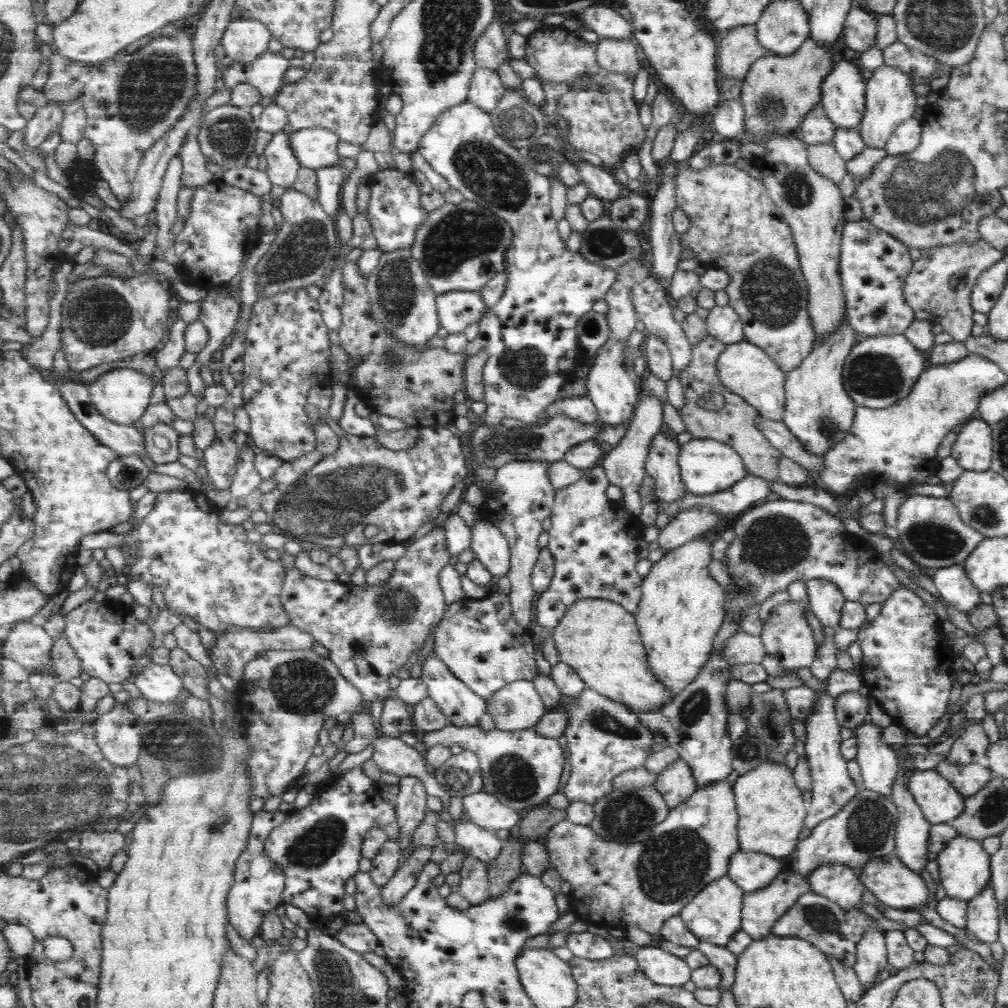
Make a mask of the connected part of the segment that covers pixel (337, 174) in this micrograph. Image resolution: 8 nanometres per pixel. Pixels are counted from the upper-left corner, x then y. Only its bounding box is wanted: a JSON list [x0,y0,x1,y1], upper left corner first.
[317,165,346,218]

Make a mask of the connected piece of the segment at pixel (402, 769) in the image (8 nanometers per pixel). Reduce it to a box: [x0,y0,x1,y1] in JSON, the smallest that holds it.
[372,734,452,805]

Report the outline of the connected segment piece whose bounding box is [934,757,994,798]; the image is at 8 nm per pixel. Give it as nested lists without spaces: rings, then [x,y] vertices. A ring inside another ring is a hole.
[[[947,757],[943,758],[934,770],[946,777],[964,798],[980,792],[980,788],[984,788],[994,775],[988,766],[978,763],[952,764]]]

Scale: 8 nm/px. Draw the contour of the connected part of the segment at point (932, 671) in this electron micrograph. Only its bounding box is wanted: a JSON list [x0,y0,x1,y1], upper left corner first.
[856,586,957,736]

